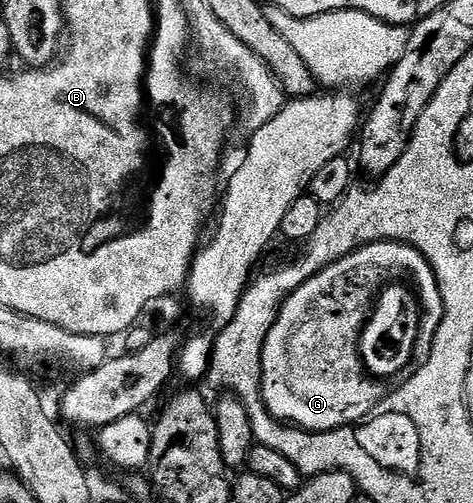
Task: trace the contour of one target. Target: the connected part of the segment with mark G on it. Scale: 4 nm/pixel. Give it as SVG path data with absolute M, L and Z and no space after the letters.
M376 241L364 245L343 259L331 263L316 273L303 287L299 287L281 305L275 323L263 343L261 352L261 402L269 414L282 423L315 433L341 429L363 420L375 406L389 396L391 378L377 374L364 360L366 322L379 307L380 297L392 289L400 289L406 296L415 295L410 288L411 277L403 267L393 264L397 257L405 257L405 246L397 241Z

